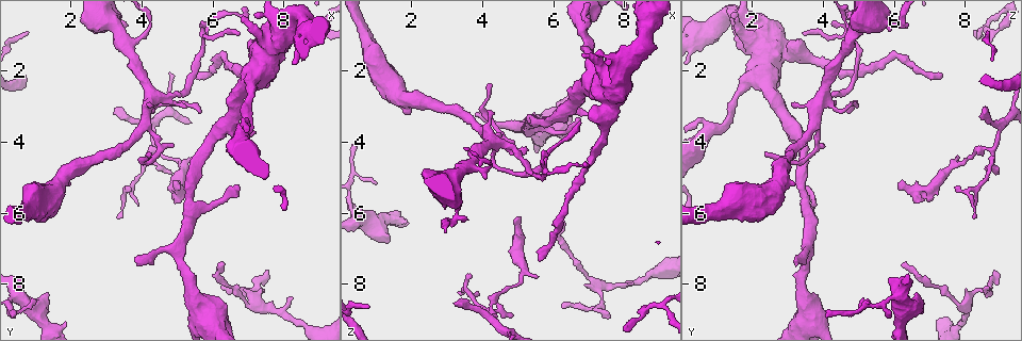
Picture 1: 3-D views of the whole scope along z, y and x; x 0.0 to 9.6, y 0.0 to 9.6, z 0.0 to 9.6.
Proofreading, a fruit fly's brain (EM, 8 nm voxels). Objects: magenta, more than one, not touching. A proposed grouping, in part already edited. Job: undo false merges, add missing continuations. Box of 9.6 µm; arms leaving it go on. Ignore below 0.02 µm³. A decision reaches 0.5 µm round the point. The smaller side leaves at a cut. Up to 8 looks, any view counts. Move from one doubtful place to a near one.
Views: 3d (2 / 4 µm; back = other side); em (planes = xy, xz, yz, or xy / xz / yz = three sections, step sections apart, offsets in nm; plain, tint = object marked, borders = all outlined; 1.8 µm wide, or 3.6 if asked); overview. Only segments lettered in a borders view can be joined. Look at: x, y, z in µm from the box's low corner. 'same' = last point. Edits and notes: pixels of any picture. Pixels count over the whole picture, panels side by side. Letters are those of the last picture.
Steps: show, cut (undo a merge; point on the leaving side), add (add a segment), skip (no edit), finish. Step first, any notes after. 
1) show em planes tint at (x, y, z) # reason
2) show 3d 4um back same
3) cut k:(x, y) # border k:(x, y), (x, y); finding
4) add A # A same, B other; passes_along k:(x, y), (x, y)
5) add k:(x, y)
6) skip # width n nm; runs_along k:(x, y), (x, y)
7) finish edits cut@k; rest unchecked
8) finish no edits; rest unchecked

show 3d 2um at (4.20, 4.15, 8.60) # abrupt turn

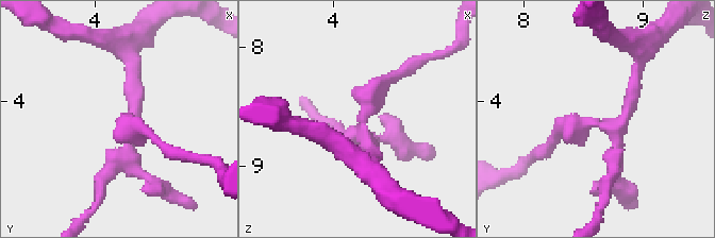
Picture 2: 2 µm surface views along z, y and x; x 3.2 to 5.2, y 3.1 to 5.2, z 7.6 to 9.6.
show em xz step 4 tint at (4.26, 4.22, 8.66) # need the tissue

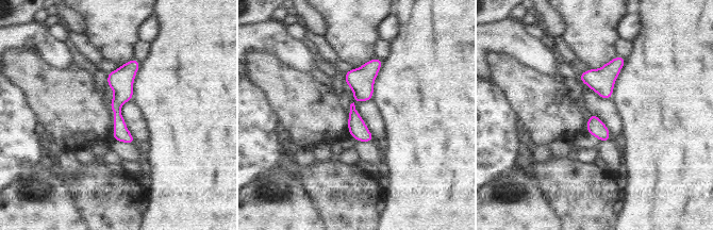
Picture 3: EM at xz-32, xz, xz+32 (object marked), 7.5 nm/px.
show em planes borders same

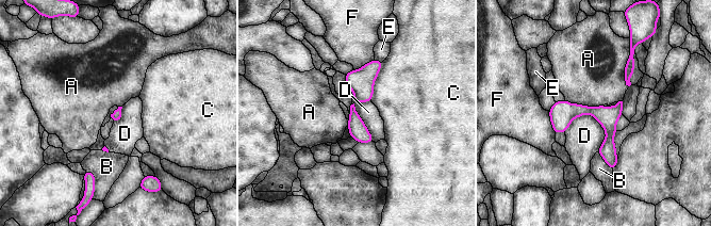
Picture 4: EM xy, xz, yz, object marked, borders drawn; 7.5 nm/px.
skip # A other, B other, C other, D other, E other, F other; runs_along 4:(557, 103), (593, 110), (609, 125), (612, 165); one neuron here

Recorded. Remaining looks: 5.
show em planes borders at (4.80, 5.15, 6.20) # branch stops here

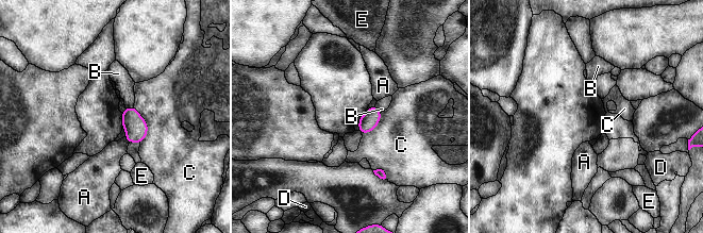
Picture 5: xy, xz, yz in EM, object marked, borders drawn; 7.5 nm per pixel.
skip # longest_contact C 300 nm; A other, B other, C other, D other, E other; border 5:(134, 106), (147, 123), (140, 144); none of them fits

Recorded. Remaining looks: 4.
show em xz step 8 tint at (4.15, 3.50, 3.75) # arms part here

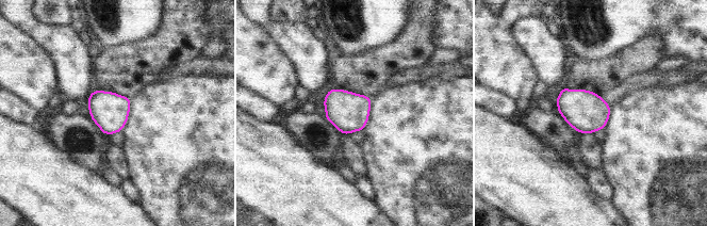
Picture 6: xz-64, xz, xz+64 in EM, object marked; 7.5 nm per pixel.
show em planes borders same

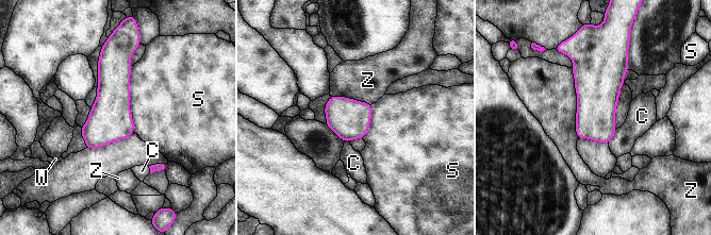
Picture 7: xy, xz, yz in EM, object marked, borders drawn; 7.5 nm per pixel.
skip # width 300 nm; longest_contact Z 550 nm; C other, S other, W other, Z other; continuous, no second neuron

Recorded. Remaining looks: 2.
finish no edits; rest unchecked

